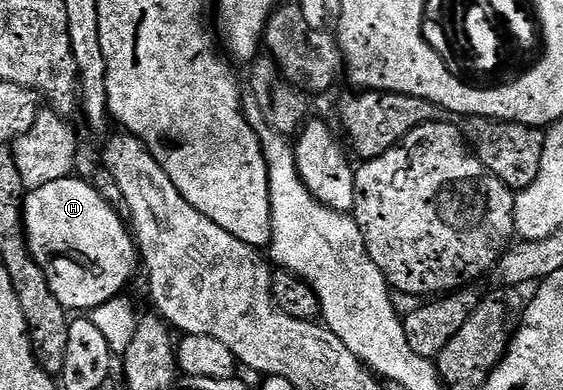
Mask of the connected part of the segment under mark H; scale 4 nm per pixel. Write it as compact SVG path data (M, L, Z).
M65 177L62 180L52 181L50 184L42 185L41 188L29 190L24 197L24 234L28 237L30 253L34 257L34 261L38 261L42 273L46 273L46 281L50 285L54 297L58 297L60 304L72 313L95 312L103 303L109 303L110 300L117 298L117 296L123 292L120 290L131 281L132 274L135 273L136 267L138 271L138 248L129 224L121 219L120 215L109 205L107 198L105 198L101 192L99 195L99 193L87 183L88 181L82 177Z

